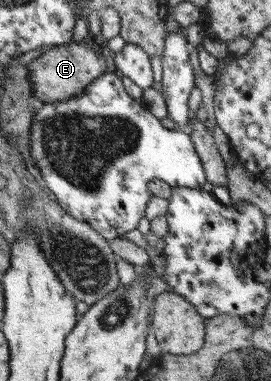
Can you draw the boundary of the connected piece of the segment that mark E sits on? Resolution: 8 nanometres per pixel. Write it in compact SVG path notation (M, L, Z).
M92 41L72 42L48 49L29 64L33 93L43 103L63 101L81 94L94 79L112 69L111 59Z

